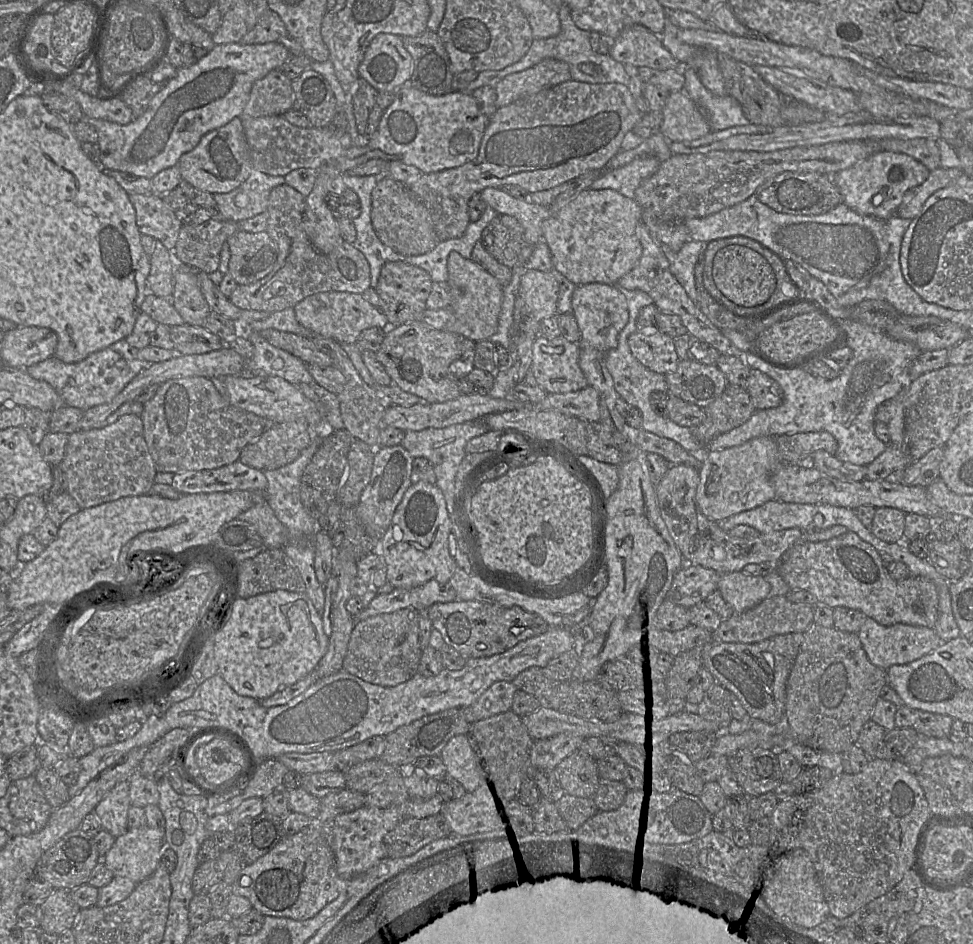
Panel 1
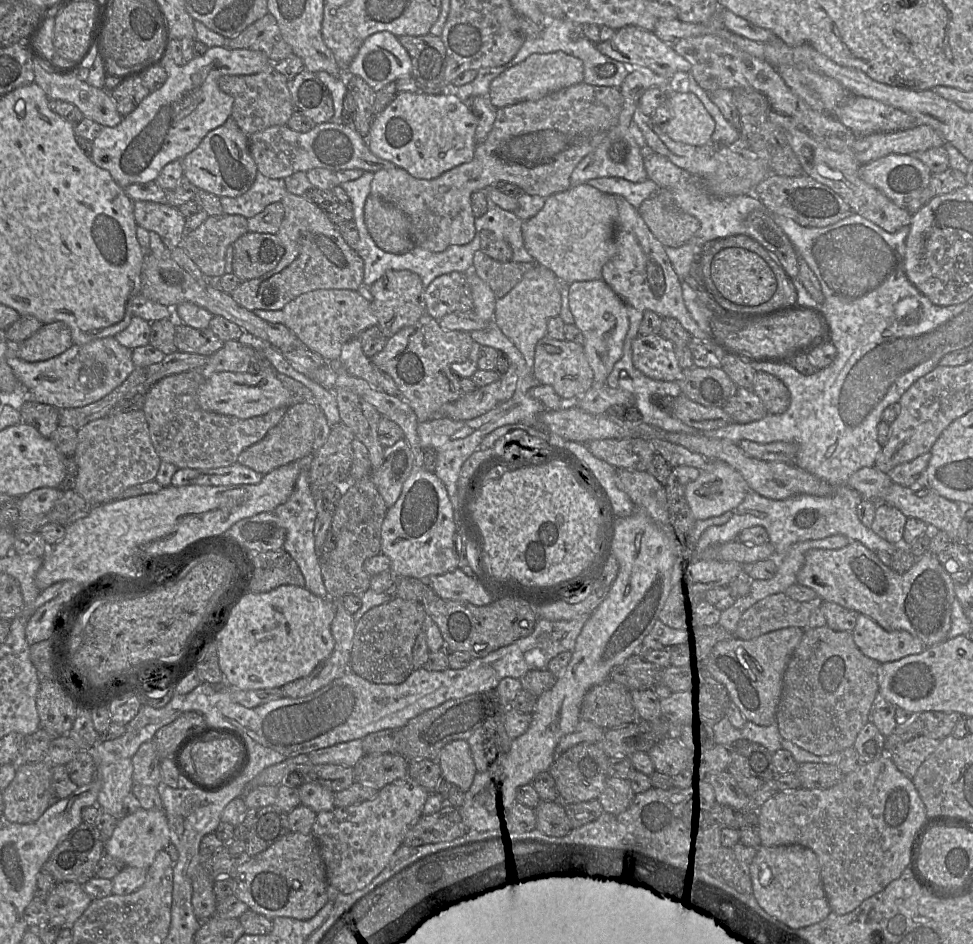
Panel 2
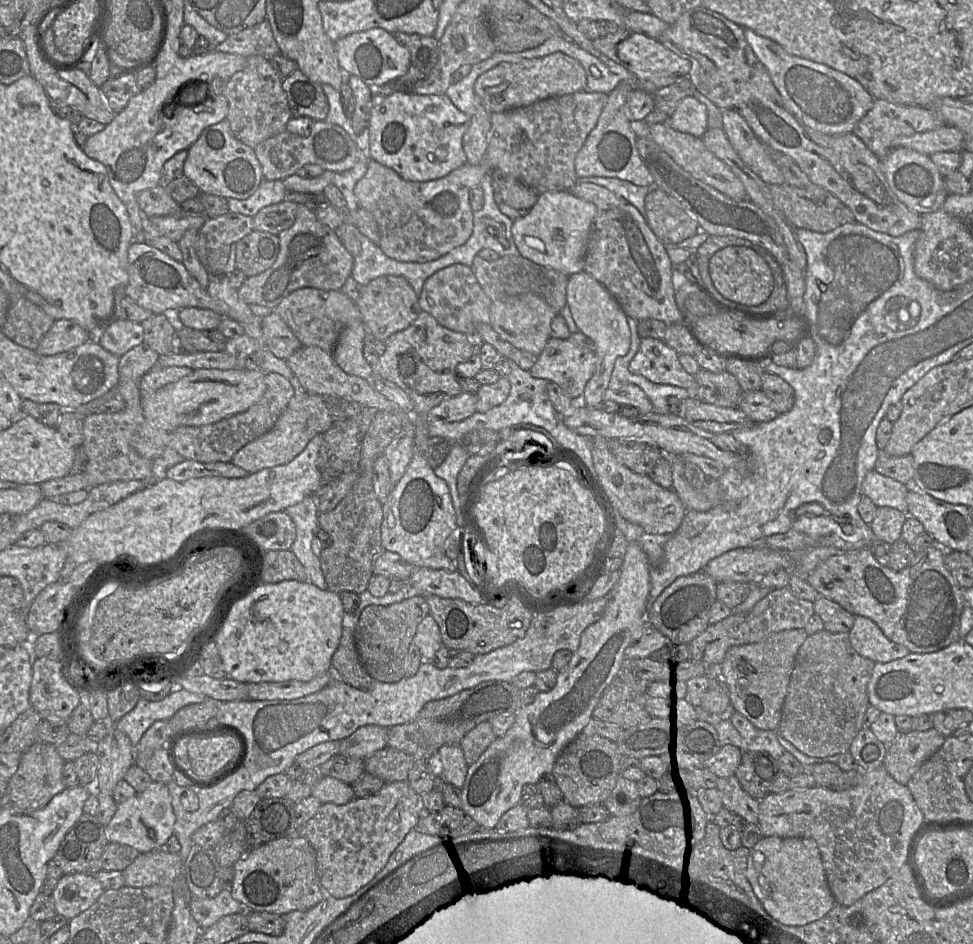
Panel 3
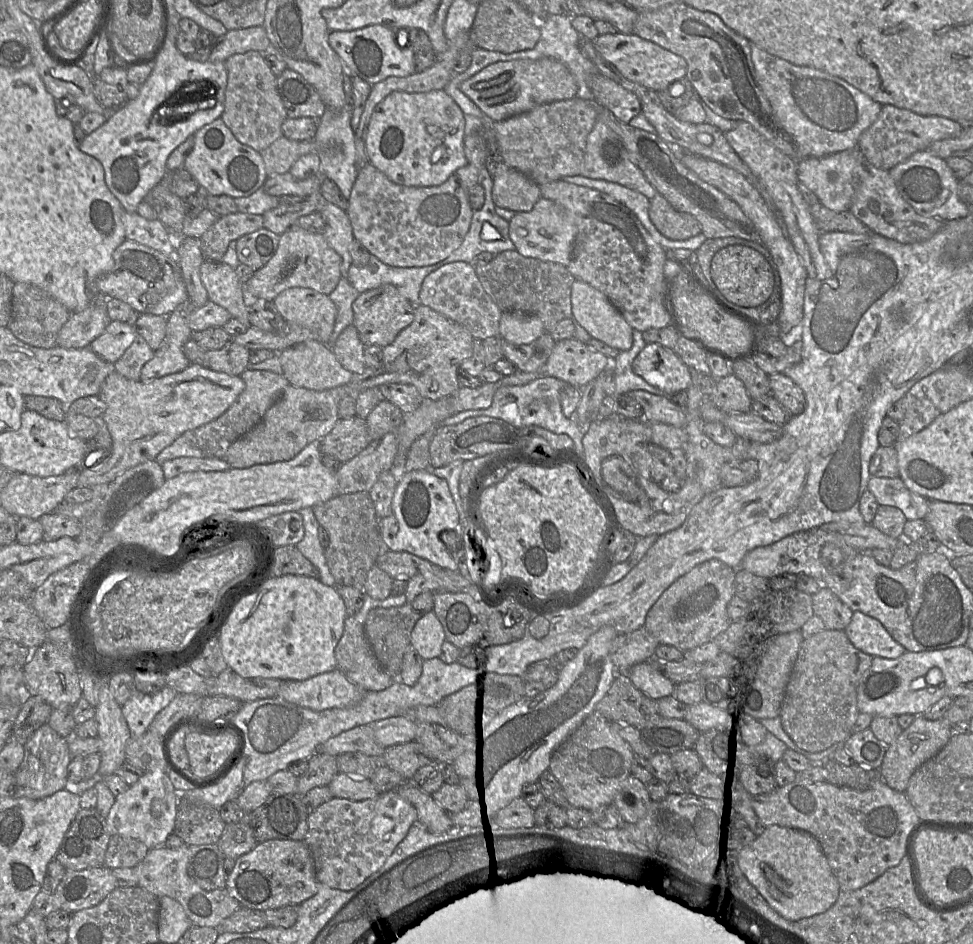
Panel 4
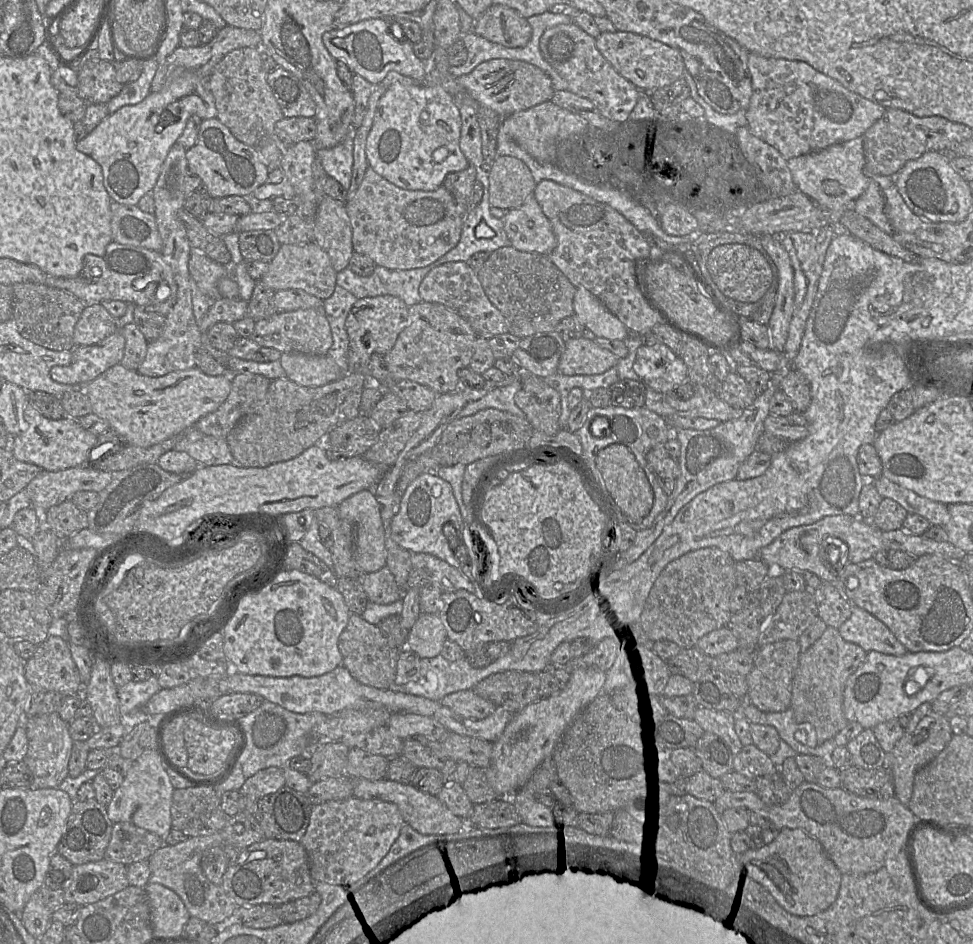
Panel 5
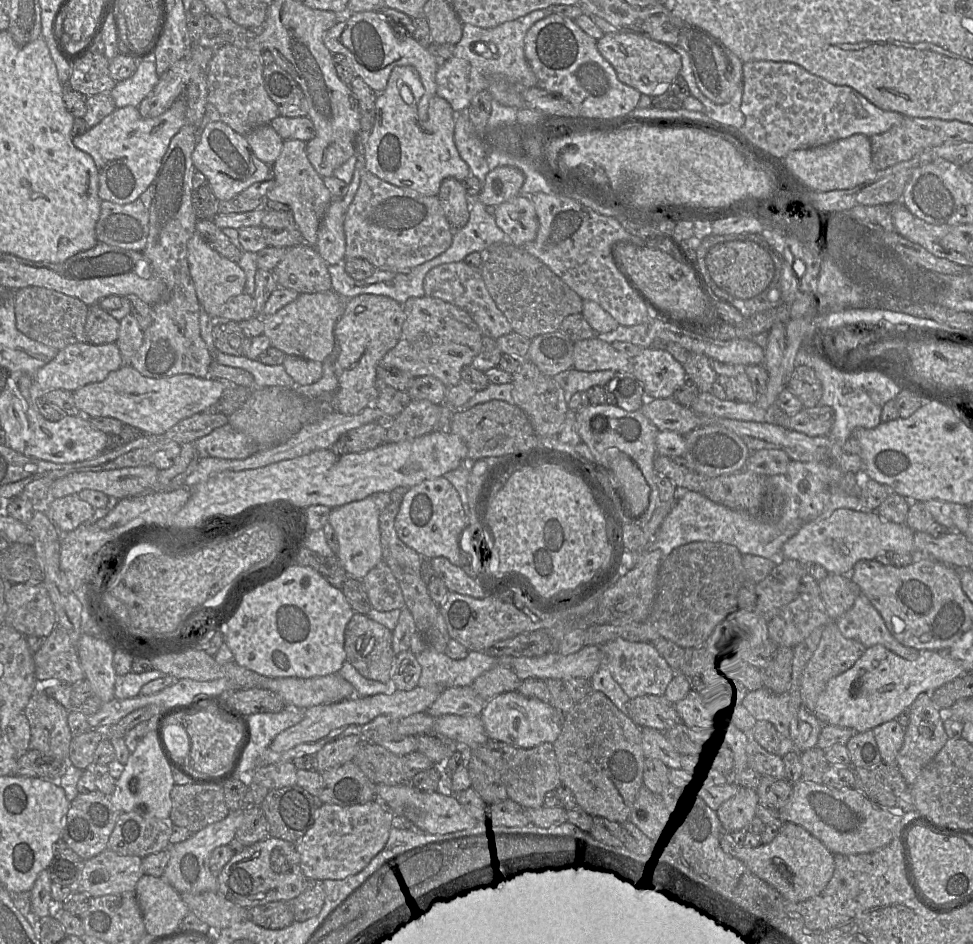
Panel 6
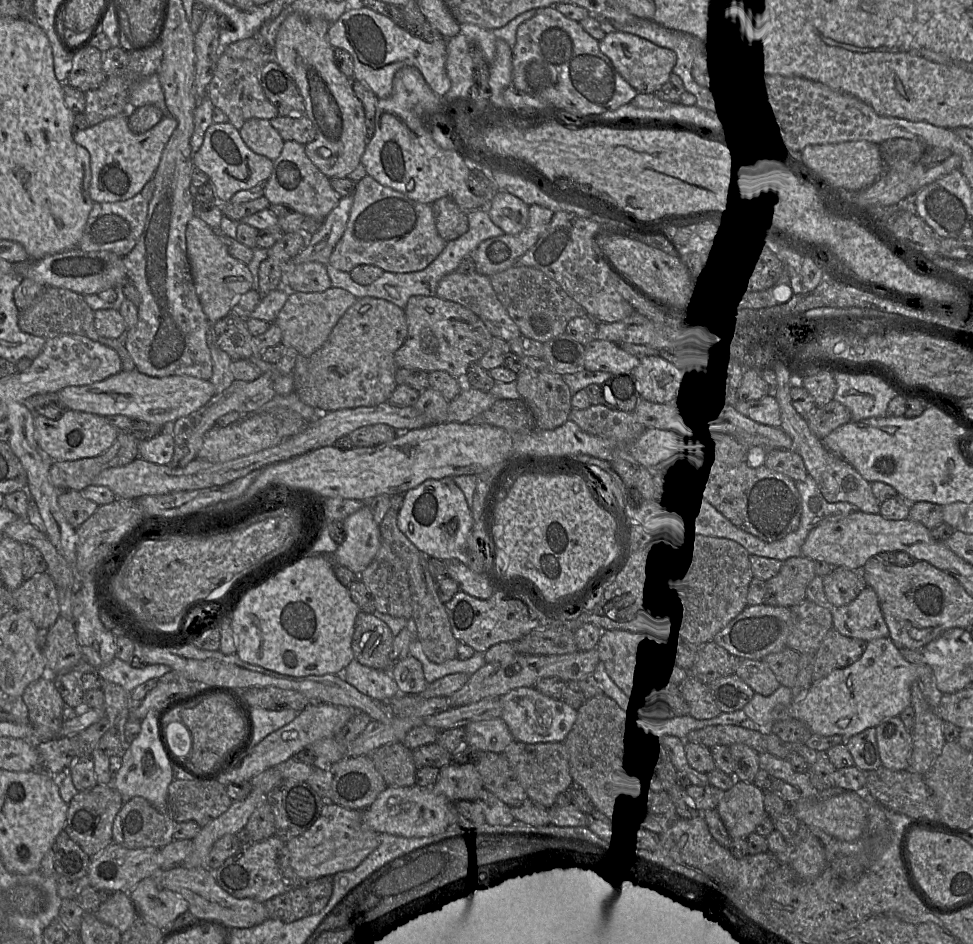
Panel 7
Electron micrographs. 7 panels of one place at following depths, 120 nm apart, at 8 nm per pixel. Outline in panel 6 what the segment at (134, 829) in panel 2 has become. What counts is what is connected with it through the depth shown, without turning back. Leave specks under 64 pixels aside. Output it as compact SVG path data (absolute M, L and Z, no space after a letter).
M151 729L139 743L136 750L130 754L121 776L115 782L110 800L120 812L131 812L139 805L144 805L150 816L169 820L171 812L170 793L174 785L172 768L160 751L156 734Z

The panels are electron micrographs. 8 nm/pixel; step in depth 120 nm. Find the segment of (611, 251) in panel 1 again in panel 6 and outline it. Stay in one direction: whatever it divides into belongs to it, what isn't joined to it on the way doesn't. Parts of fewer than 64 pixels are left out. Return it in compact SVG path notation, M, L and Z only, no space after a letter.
M518 195L496 206L494 218L507 240L516 247L535 240L538 232L538 217L531 199Z

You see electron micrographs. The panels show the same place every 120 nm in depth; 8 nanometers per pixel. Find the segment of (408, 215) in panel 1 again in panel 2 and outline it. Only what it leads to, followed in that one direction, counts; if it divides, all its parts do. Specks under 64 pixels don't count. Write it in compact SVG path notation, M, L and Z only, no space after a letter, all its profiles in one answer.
M370 194L364 214L368 230L380 249L389 253L404 254L415 247L410 219L395 205Z

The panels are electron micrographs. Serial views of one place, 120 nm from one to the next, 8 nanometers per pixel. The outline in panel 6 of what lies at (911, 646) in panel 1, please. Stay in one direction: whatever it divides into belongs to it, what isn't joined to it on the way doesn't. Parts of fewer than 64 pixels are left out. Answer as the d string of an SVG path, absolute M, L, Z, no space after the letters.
M862 593L835 623L845 638L857 640L866 648L880 644L907 660L915 660L920 655L919 650L905 646L894 638L879 612Z

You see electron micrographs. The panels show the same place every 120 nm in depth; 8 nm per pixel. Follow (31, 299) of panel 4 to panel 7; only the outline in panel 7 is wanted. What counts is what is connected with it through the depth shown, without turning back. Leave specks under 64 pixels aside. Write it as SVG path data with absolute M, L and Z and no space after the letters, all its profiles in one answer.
M46 287L30 307L19 312L18 325L23 332L45 339L65 334L82 335L96 342L100 338L94 326L94 311L83 296L58 287Z

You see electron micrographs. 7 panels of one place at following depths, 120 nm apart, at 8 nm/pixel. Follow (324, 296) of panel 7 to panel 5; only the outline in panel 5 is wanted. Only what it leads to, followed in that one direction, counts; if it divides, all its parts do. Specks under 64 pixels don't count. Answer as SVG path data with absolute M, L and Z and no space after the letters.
M321 308L299 309L290 312L277 312L273 316L256 321L251 339L261 347L271 347L284 352L325 355L333 344L329 322Z

